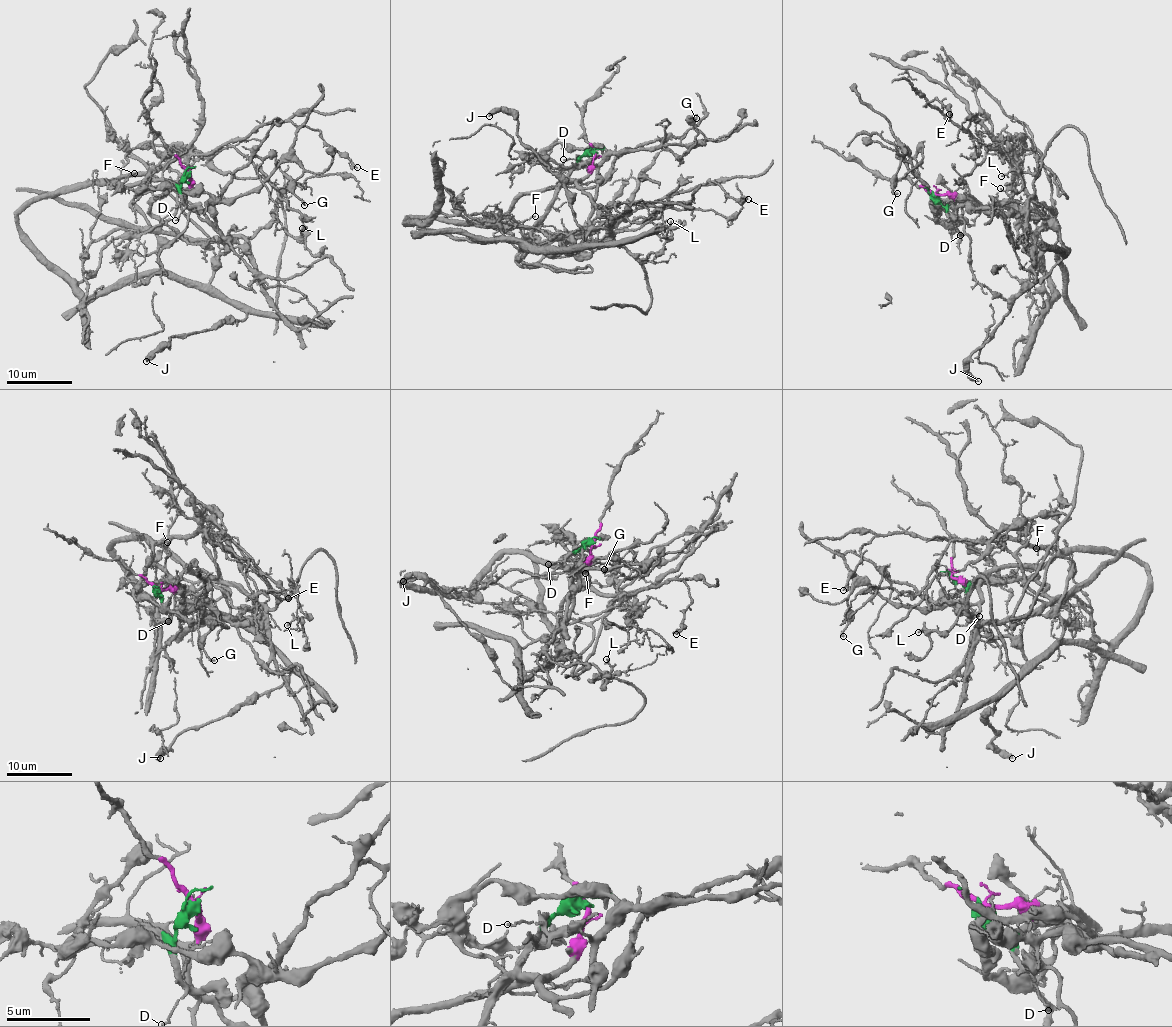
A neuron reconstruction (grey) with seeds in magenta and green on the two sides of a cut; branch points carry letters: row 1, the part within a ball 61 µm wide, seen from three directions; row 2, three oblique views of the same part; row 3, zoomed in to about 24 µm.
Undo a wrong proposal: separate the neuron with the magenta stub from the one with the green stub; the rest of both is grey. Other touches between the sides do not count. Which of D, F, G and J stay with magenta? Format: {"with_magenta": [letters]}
{"with_magenta": ["F", "G", "J"]}

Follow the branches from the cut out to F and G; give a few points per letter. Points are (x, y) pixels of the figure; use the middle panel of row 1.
F: (595, 152), (593, 168), (580, 180), (517, 195), (509, 215), (522, 226), (535, 216)
G: (595, 152), (593, 170), (578, 185), (594, 188), (617, 152), (700, 142), (705, 137), (690, 116), (696, 118)

